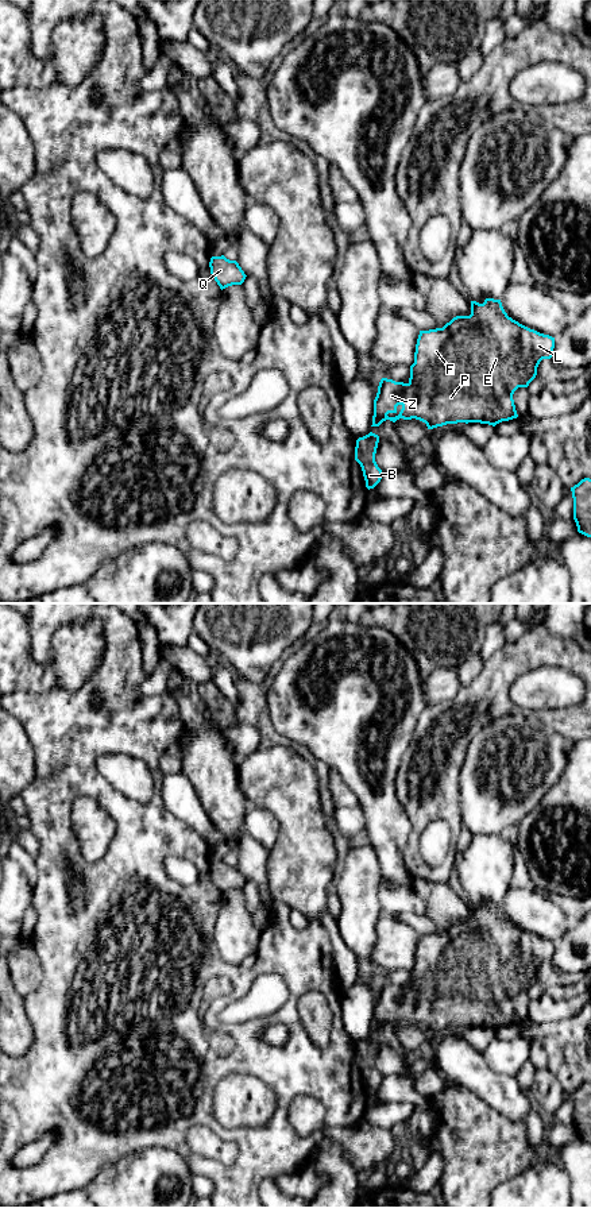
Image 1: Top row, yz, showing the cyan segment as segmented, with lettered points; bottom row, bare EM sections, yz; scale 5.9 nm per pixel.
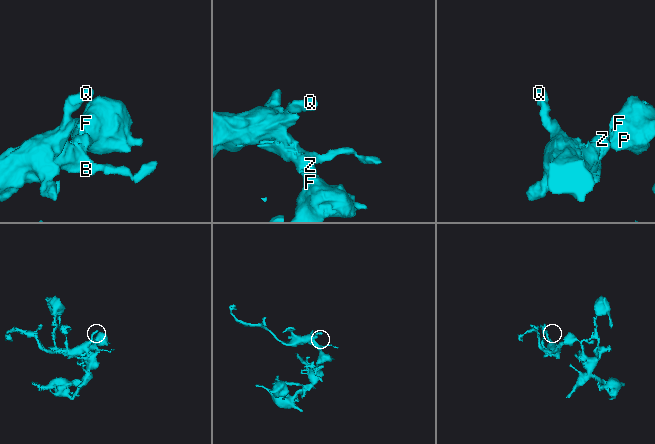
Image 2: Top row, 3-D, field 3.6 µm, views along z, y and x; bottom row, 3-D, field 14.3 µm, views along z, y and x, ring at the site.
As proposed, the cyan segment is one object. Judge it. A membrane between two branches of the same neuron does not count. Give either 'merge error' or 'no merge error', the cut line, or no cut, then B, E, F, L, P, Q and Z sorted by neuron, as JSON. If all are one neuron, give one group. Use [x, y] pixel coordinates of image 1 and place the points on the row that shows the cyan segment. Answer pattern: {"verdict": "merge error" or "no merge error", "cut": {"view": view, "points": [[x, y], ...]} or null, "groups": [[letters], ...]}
{"verdict": "no merge error", "cut": null, "groups": [["B", "E", "F", "L", "P", "Q", "Z"]]}

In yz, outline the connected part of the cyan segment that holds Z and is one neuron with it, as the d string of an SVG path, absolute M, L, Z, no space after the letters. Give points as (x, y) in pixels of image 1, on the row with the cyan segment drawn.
M486 298L483 304L471 301L470 316L456 316L443 328L420 331L414 363L410 366L407 383L382 378L374 400L372 425L383 421L420 420L428 429L457 422L480 422L495 427L502 421L517 418L513 394L518 387L528 387L537 375L542 359L551 359L555 337L530 329L513 320L505 312L501 300Z

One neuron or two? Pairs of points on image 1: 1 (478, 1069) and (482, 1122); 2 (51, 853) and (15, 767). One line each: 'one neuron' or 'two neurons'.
1: two neurons
2: two neurons

